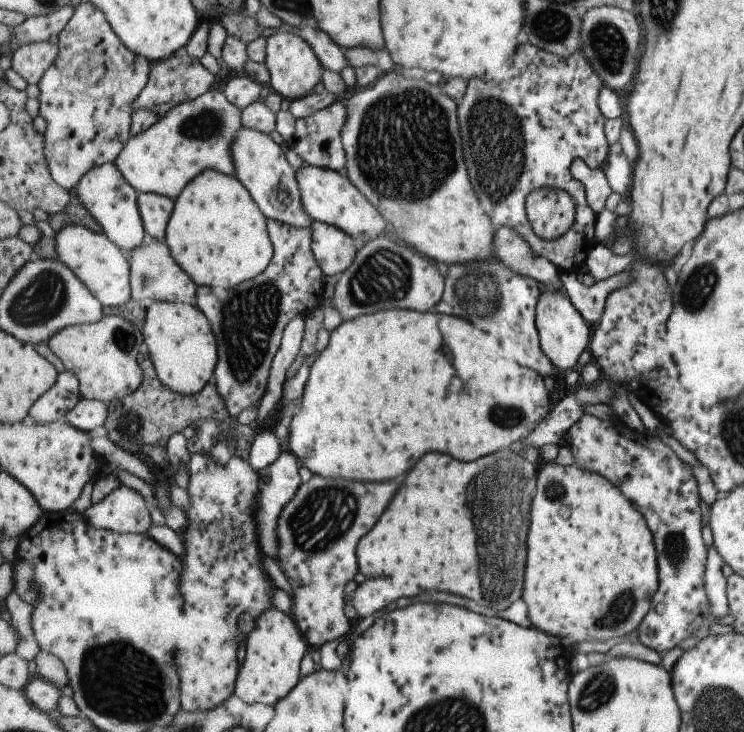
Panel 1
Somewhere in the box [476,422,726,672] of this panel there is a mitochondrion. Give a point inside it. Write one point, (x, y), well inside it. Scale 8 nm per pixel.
(676, 549)

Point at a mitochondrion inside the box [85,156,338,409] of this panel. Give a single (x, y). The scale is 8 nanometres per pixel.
(247, 318)

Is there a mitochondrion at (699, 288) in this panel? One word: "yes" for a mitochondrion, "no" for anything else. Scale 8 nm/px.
yes

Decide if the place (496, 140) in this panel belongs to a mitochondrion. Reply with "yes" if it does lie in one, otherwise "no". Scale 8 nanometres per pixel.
yes

